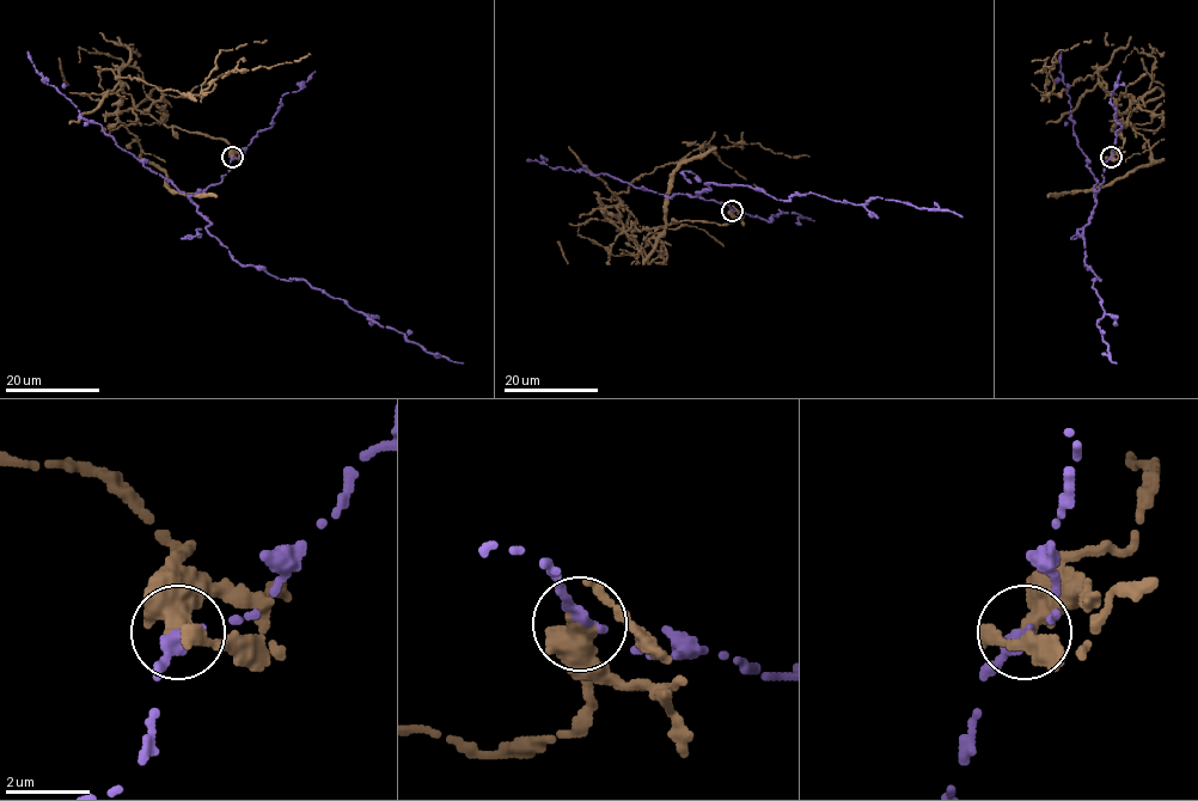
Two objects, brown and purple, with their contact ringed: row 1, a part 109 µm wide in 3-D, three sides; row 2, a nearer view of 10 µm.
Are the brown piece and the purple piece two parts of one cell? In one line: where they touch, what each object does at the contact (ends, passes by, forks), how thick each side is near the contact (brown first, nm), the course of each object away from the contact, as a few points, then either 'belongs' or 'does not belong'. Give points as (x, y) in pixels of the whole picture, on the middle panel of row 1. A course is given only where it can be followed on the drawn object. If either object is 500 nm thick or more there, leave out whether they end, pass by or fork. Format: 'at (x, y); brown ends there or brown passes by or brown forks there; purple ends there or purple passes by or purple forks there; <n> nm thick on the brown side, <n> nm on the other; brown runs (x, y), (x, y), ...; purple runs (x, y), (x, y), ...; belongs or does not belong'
at (732, 211); brown ends there; purple passes by; 480 nm thick on the brown side, 260 nm on the other; brown runs (732, 211), (722, 226), (685, 220), (630, 234), (611, 197), (700, 146), (810, 157); purple runs (732, 211), (689, 195), (714, 182), (777, 200), (813, 193), (861, 205), (880, 197), (961, 216); does not belong

